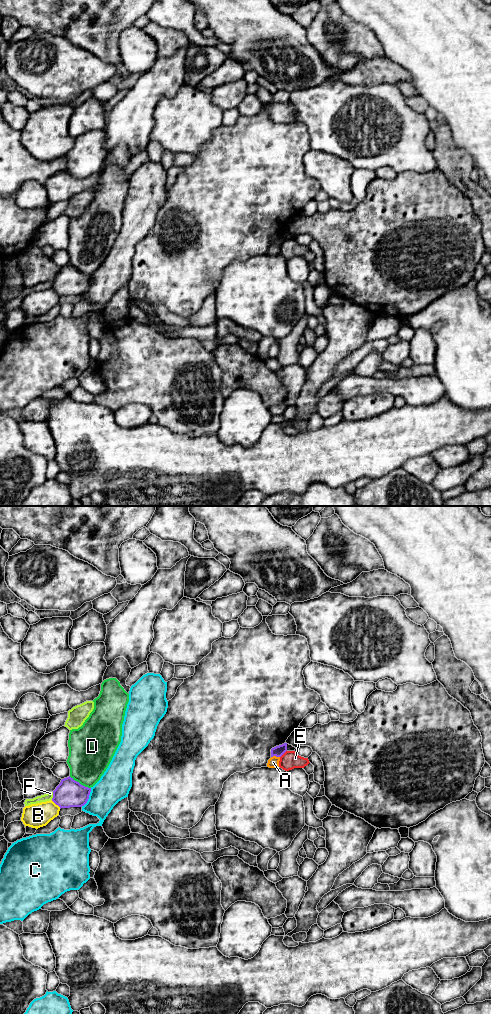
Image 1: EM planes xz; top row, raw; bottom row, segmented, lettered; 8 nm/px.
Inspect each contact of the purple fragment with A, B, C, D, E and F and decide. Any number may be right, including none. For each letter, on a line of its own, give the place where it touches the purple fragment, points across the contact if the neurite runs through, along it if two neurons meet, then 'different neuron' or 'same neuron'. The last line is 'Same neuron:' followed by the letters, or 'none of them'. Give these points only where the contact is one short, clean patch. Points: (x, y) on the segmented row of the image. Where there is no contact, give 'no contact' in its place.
A: xz (275, 755) | along xz (279, 756), (271, 757) | different neuron
B: xz (56, 804) | different neuron
C: xz (88, 798) | different neuron
D: xz (79, 783) | different neuron
E: xz (283, 753) | different neuron
F: xz (53, 796) | different neuron
Same neuron: none of them

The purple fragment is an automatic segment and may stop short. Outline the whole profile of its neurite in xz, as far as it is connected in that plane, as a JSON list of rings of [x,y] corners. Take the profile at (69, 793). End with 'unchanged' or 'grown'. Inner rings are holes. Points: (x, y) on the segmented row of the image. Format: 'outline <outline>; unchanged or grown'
outline [[[70,776],[61,780],[53,791],[52,801],[61,808],[84,806],[91,792],[91,788],[81,785]]]; unchanged

